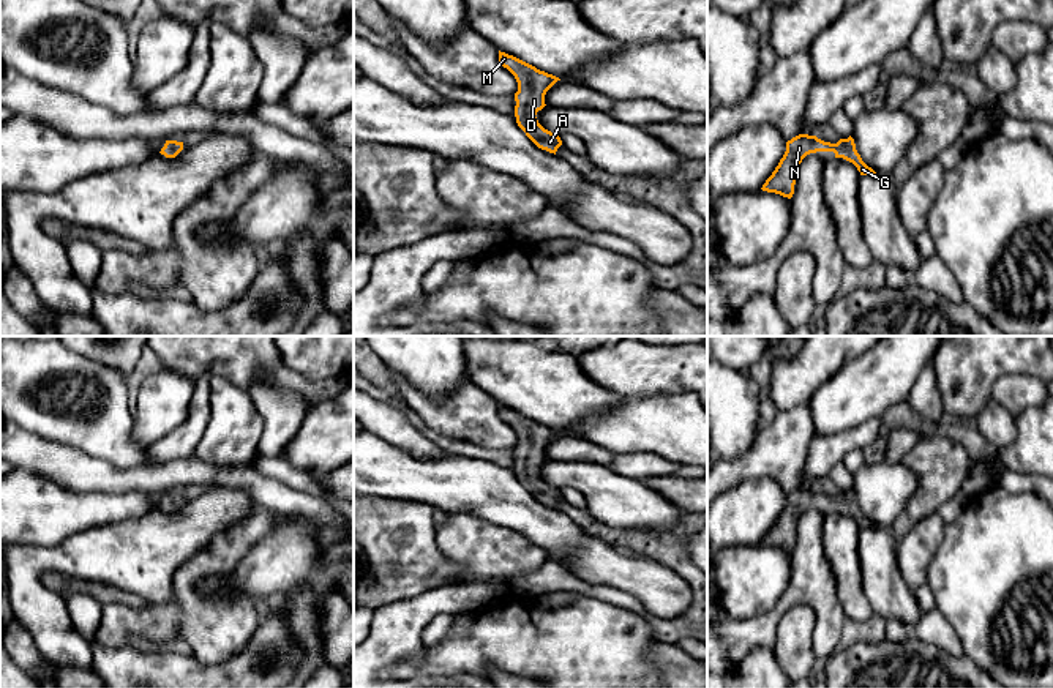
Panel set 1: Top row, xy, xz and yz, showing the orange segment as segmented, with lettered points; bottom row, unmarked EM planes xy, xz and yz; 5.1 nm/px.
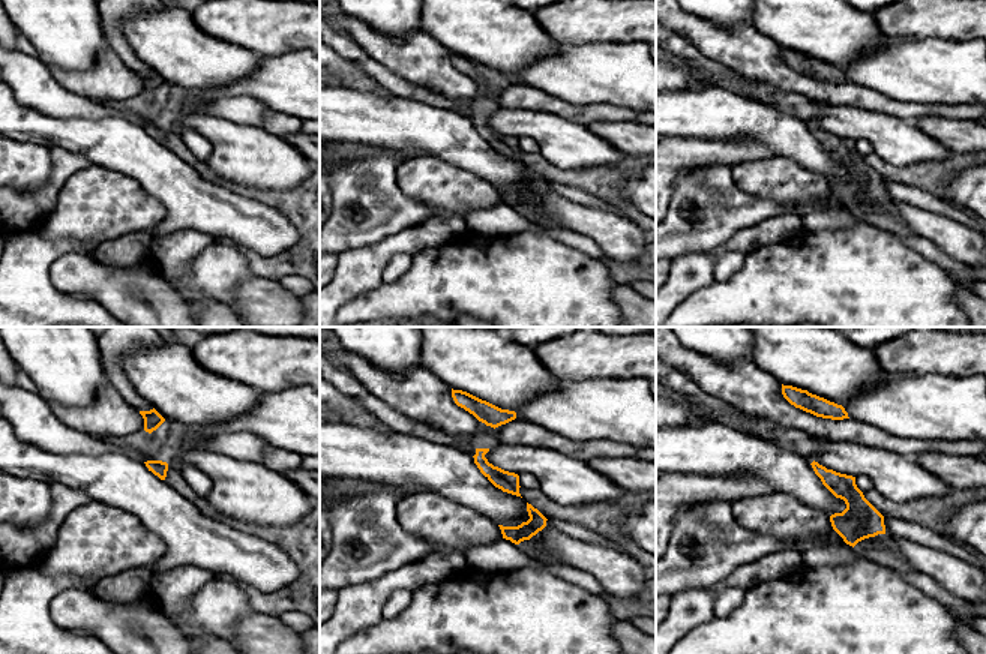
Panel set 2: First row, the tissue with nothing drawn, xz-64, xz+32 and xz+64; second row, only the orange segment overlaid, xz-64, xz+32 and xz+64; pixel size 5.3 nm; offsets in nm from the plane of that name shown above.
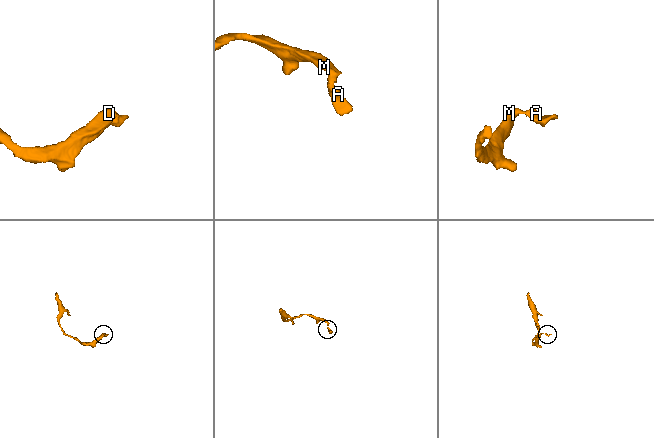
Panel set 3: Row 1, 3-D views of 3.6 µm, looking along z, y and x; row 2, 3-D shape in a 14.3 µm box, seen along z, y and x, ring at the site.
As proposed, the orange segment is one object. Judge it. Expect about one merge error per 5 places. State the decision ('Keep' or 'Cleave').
Keep

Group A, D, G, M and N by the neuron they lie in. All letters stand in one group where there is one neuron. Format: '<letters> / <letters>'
A D G M N

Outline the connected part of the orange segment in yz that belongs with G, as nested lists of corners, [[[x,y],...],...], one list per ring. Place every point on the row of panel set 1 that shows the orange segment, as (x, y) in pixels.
[[[799,134],[786,142],[786,151],[772,175],[763,185],[763,191],[791,199],[794,194],[796,174],[802,159],[816,151],[834,151],[835,158],[853,163],[860,175],[876,174],[868,167],[856,150],[854,139],[840,139],[837,144],[824,142],[816,136]]]

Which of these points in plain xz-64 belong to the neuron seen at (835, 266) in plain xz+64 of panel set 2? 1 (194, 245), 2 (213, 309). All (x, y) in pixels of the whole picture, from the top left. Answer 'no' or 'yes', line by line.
1: no
2: no

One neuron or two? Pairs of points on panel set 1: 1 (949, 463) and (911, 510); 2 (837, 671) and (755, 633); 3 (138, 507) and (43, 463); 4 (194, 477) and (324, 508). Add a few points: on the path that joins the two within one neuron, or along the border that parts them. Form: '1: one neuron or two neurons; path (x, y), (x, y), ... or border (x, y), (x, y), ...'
1: one neuron; path (940, 474), (938, 483), (922, 499)
2: two neurons; border (835, 650), (826, 661)
3: two neurons; border (142, 488), (70, 491)
4: one neuron; path (226, 477), (247, 477), (277, 497), (292, 502)

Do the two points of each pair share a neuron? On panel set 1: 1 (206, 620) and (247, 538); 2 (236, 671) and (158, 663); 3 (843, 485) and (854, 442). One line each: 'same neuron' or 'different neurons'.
1: same neuron
2: same neuron
3: different neurons

